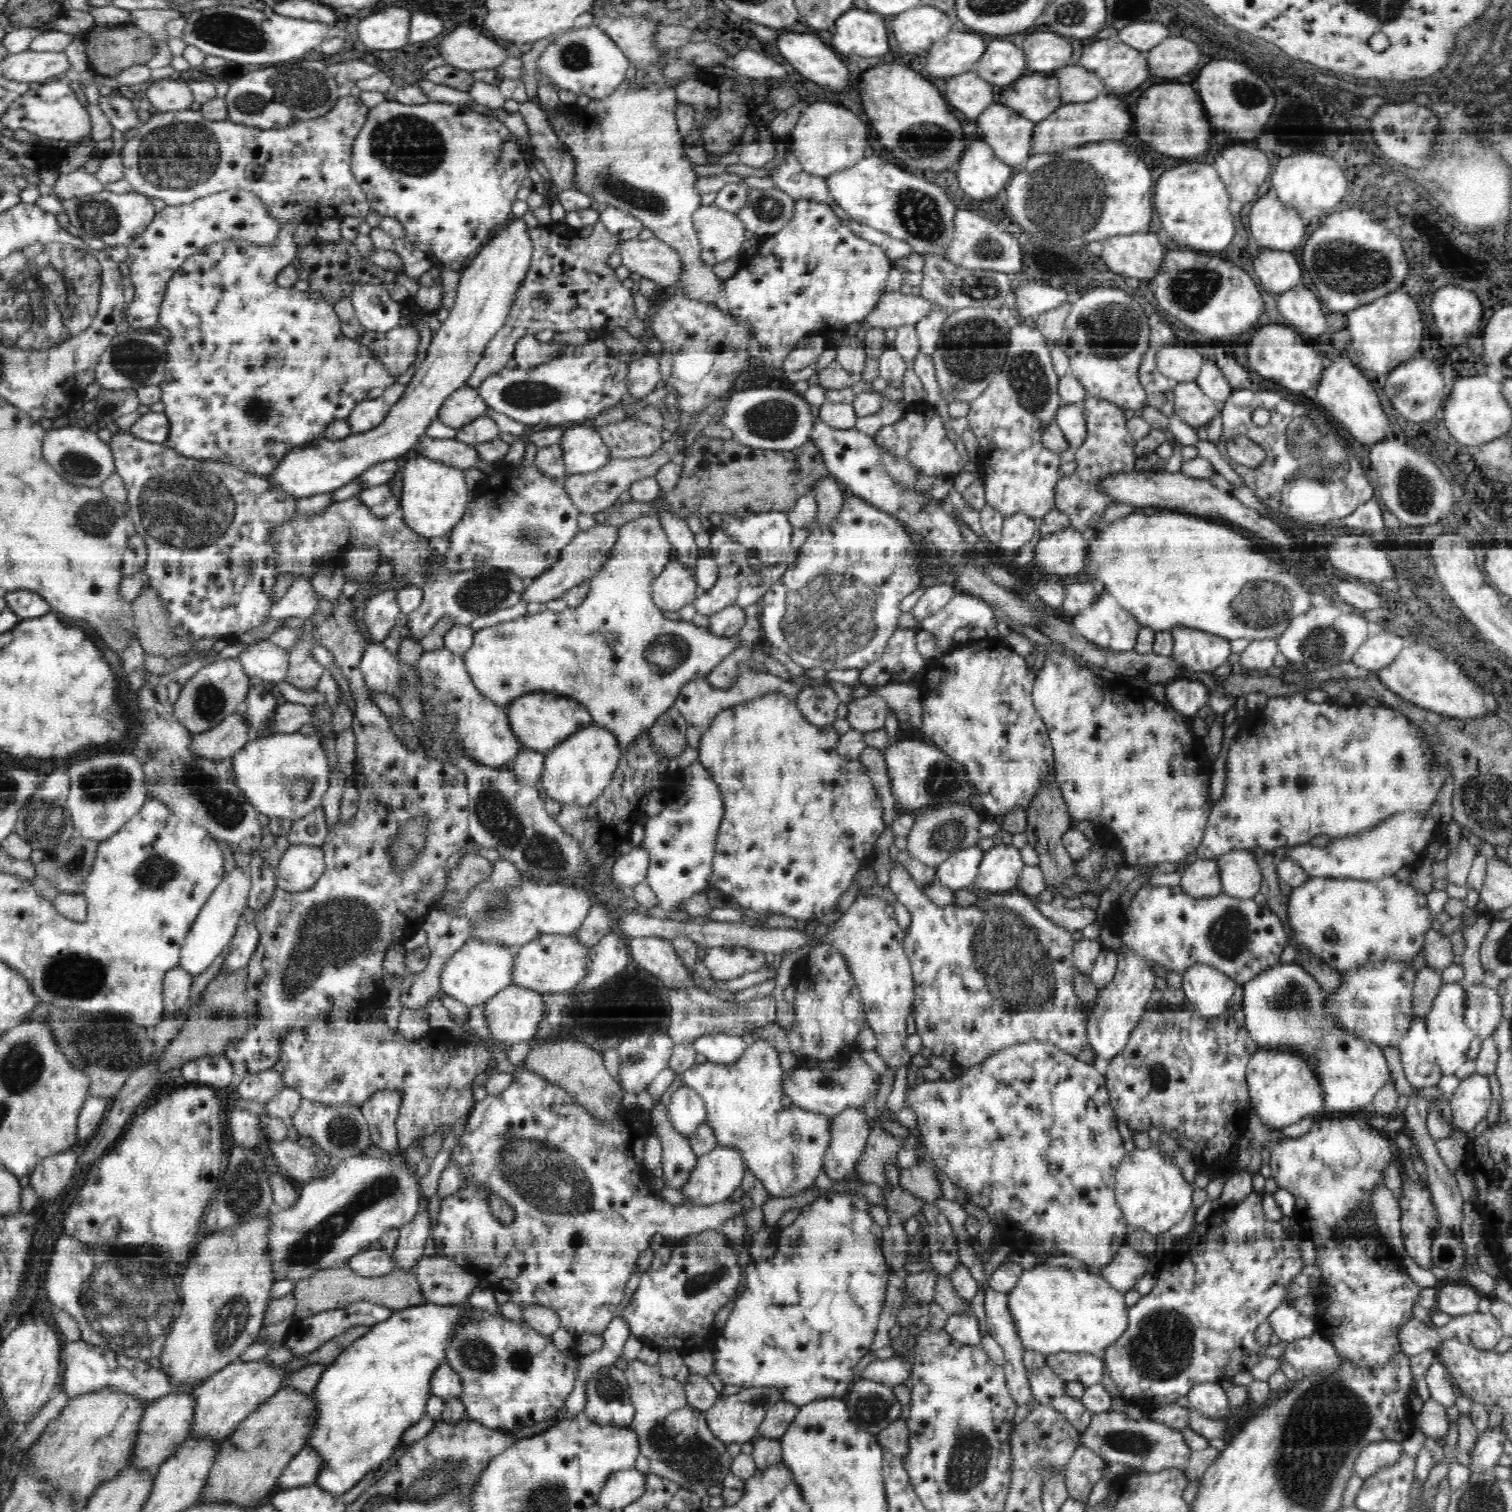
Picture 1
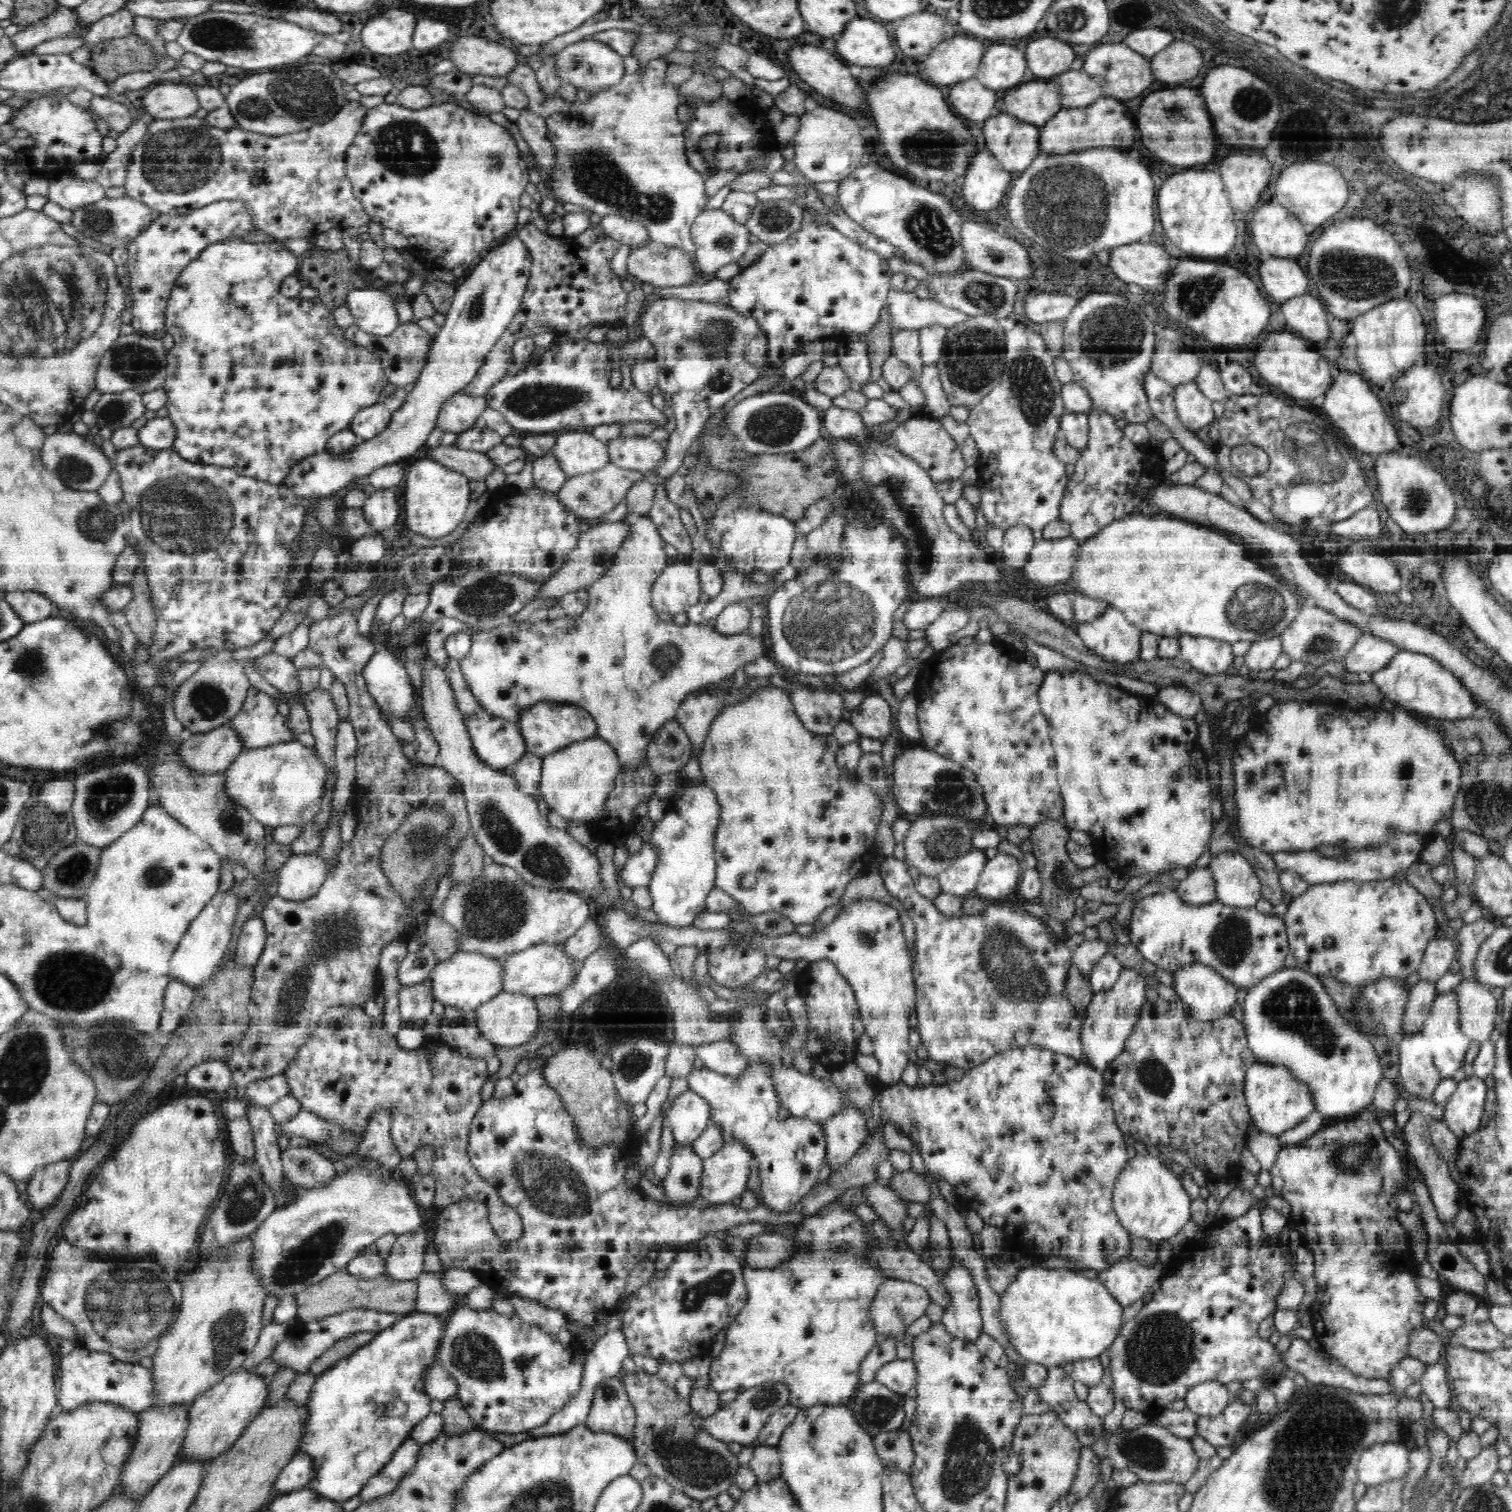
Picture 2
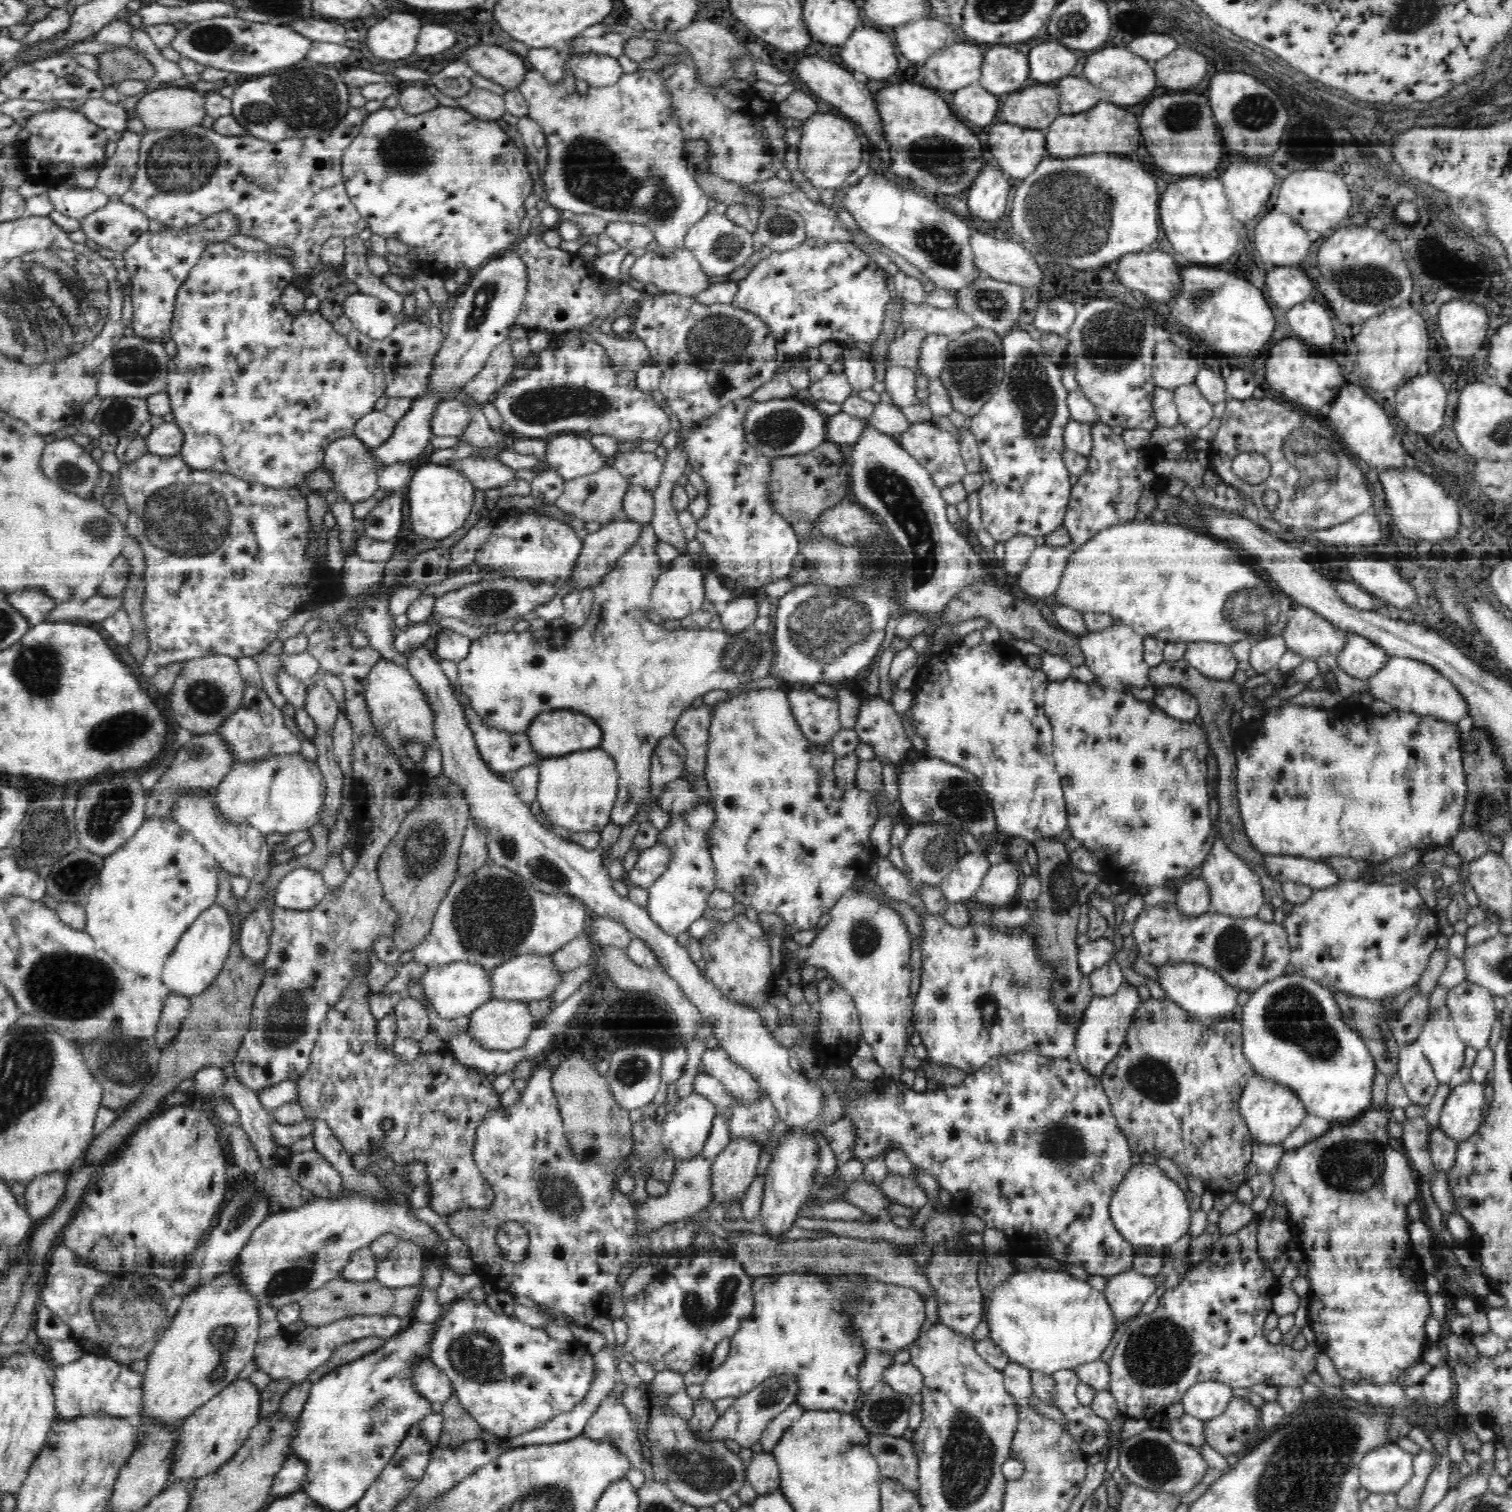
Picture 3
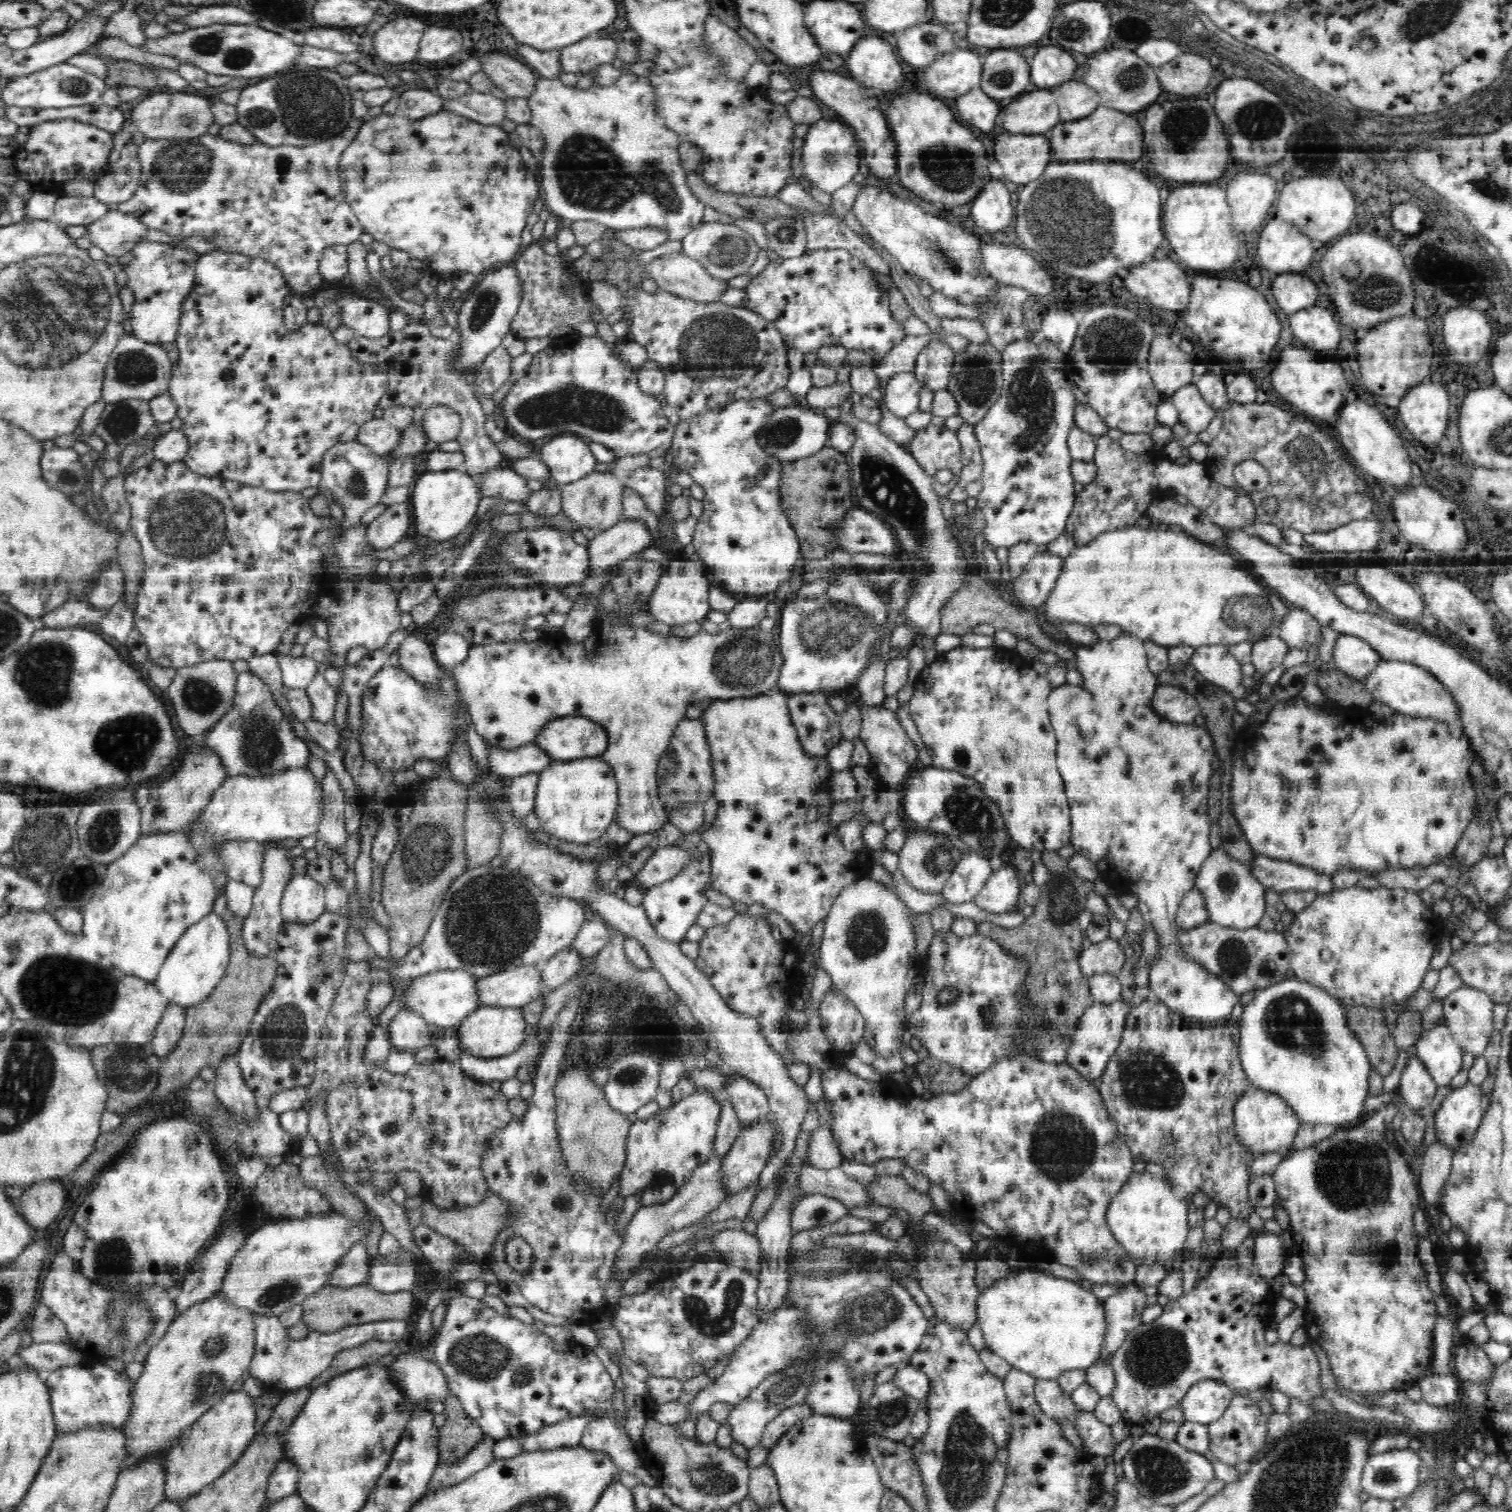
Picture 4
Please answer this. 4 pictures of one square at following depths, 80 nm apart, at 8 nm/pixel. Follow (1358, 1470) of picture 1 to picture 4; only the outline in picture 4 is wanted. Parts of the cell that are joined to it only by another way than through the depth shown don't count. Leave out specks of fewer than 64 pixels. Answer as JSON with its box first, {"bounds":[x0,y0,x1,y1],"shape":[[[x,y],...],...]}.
{"bounds":[1361,1449,1420,1502],"shape":[[[1392,1449],[1370,1455],[1361,1474],[1363,1491],[1371,1498],[1393,1502],[1419,1486],[1420,1456],[1416,1451]]]}

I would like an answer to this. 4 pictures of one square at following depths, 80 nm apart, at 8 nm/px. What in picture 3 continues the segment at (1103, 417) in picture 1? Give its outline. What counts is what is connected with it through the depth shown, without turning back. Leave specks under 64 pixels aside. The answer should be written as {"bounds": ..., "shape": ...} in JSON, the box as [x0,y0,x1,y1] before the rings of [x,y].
{"bounds":[1062,421,1159,547],"shape":[[[1102,421],[1095,422],[1091,426],[1091,435],[1093,445],[1087,458],[1088,466],[1071,488],[1070,504],[1068,505],[1066,516],[1064,516],[1064,522],[1062,522],[1071,534],[1071,542],[1075,544],[1075,547],[1088,542],[1103,528],[1135,519],[1140,492],[1150,484],[1159,484],[1159,477],[1156,472],[1147,470],[1148,464],[1147,461],[1143,460],[1142,452],[1126,445],[1122,435],[1115,434],[1111,426],[1104,425]]]}

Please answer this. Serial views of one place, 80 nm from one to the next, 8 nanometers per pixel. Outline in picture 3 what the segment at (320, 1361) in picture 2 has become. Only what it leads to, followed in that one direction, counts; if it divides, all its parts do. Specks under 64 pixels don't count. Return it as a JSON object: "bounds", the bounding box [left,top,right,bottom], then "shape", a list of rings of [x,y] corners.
{"bounds":[310,1336,384,1383],"shape":[[[370,1336],[370,1338],[360,1338],[360,1340],[356,1340],[356,1342],[338,1346],[322,1366],[319,1366],[316,1370],[311,1372],[310,1379],[315,1383],[325,1374],[331,1373],[339,1366],[342,1366],[351,1360],[359,1359],[369,1352],[373,1353],[373,1350],[379,1349],[382,1345],[384,1345],[384,1339]]]}

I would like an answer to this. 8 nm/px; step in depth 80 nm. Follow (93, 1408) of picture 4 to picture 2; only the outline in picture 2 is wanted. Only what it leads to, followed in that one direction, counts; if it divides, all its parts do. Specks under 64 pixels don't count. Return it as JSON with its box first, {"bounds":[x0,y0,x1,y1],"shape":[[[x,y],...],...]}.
{"bounds":[57,1346,154,1414],"shape":[[[79,1346],[60,1356],[59,1365],[61,1375],[57,1376],[57,1401],[66,1412],[94,1401],[120,1405],[120,1408],[136,1414],[154,1407],[152,1369],[140,1363],[120,1361],[108,1351],[94,1351]]]}

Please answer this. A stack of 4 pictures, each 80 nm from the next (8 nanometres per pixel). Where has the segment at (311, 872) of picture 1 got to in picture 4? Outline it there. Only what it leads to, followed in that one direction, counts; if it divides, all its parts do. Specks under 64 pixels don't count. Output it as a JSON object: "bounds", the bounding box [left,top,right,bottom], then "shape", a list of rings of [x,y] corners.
{"bounds":[280,875,326,924],"shape":[[[292,875],[291,882],[283,892],[280,911],[283,920],[292,923],[312,924],[326,908],[324,886],[310,875]]]}

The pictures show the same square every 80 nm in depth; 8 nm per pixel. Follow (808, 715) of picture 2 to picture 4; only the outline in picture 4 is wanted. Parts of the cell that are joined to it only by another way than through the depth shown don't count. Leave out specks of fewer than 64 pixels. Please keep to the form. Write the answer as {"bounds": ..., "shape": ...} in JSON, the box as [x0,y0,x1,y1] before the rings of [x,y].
{"bounds":[786,694,842,757],"shape":[[[791,694],[786,697],[789,716],[798,731],[802,749],[810,757],[827,756],[830,749],[842,739],[841,718],[827,701],[825,694]]]}

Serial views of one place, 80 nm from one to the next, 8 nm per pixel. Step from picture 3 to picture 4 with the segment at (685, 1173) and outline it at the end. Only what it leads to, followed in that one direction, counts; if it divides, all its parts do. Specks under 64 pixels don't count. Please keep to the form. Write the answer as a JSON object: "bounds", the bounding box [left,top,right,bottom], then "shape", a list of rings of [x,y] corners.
{"bounds":[604,1156,732,1311],"shape":[[[721,1156],[710,1157],[704,1164],[695,1168],[691,1177],[683,1182],[683,1188],[676,1190],[676,1194],[664,1202],[664,1204],[652,1204],[652,1206],[642,1206],[637,1210],[630,1222],[627,1224],[624,1232],[624,1242],[620,1250],[616,1252],[616,1264],[612,1268],[612,1282],[604,1290],[604,1299],[608,1303],[611,1311],[614,1304],[618,1304],[620,1296],[620,1283],[618,1276],[638,1267],[645,1257],[645,1254],[656,1244],[670,1234],[673,1230],[680,1230],[690,1224],[698,1223],[704,1216],[709,1215],[712,1210],[720,1206],[726,1198],[732,1196],[731,1192],[724,1191],[722,1179],[722,1158]]]}

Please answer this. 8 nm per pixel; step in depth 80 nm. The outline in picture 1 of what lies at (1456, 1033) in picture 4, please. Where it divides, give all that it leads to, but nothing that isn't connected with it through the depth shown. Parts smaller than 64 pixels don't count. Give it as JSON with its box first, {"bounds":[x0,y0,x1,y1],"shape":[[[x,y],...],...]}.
{"bounds":[1464,984,1502,1040],"shape":[[[1485,984],[1467,985],[1464,1020],[1474,1036],[1482,1040],[1493,1036],[1502,1020],[1501,997],[1498,991]]]}

